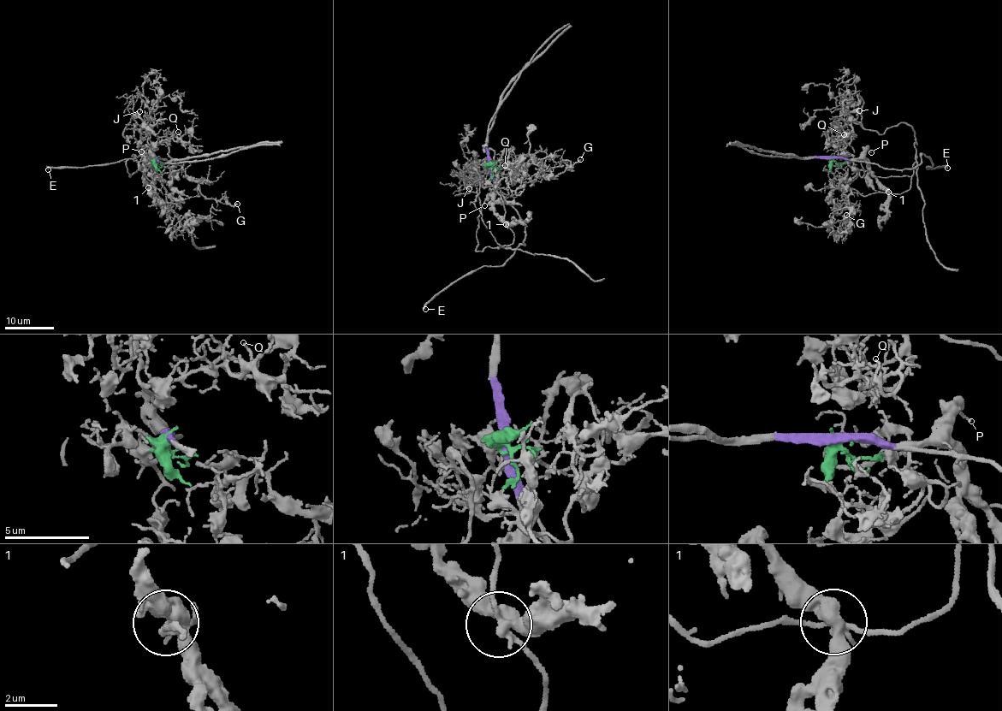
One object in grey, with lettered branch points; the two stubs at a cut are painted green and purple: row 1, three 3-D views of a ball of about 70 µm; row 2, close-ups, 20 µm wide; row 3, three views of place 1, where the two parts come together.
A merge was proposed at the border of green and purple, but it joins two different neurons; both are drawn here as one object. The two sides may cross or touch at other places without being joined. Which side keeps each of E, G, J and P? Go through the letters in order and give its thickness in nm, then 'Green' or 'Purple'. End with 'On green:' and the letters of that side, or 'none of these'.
E: Thickness 320 nm. Purple
G: Thickness 200 nm. Green
J: Thickness 110 nm. Green
P: Thickness 130 nm. Purple
On green: G, J

